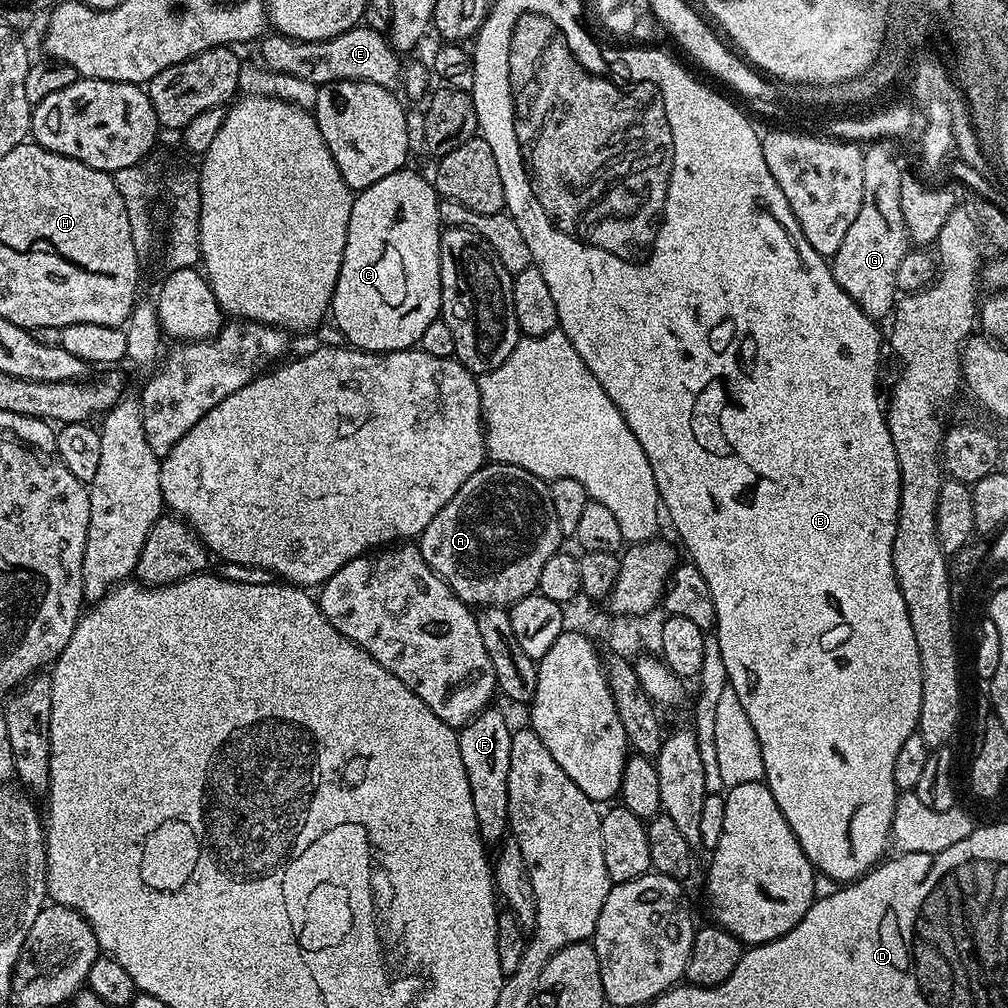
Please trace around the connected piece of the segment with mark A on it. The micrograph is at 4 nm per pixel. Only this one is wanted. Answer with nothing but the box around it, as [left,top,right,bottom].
[418,462,562,606]

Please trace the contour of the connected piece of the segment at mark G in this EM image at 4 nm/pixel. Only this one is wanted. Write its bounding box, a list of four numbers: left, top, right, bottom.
[830,142,910,318]

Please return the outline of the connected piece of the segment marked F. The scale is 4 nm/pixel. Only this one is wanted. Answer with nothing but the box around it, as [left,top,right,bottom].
[458,706,513,846]

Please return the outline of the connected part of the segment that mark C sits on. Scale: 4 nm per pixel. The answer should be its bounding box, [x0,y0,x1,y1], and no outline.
[330,166,442,352]

